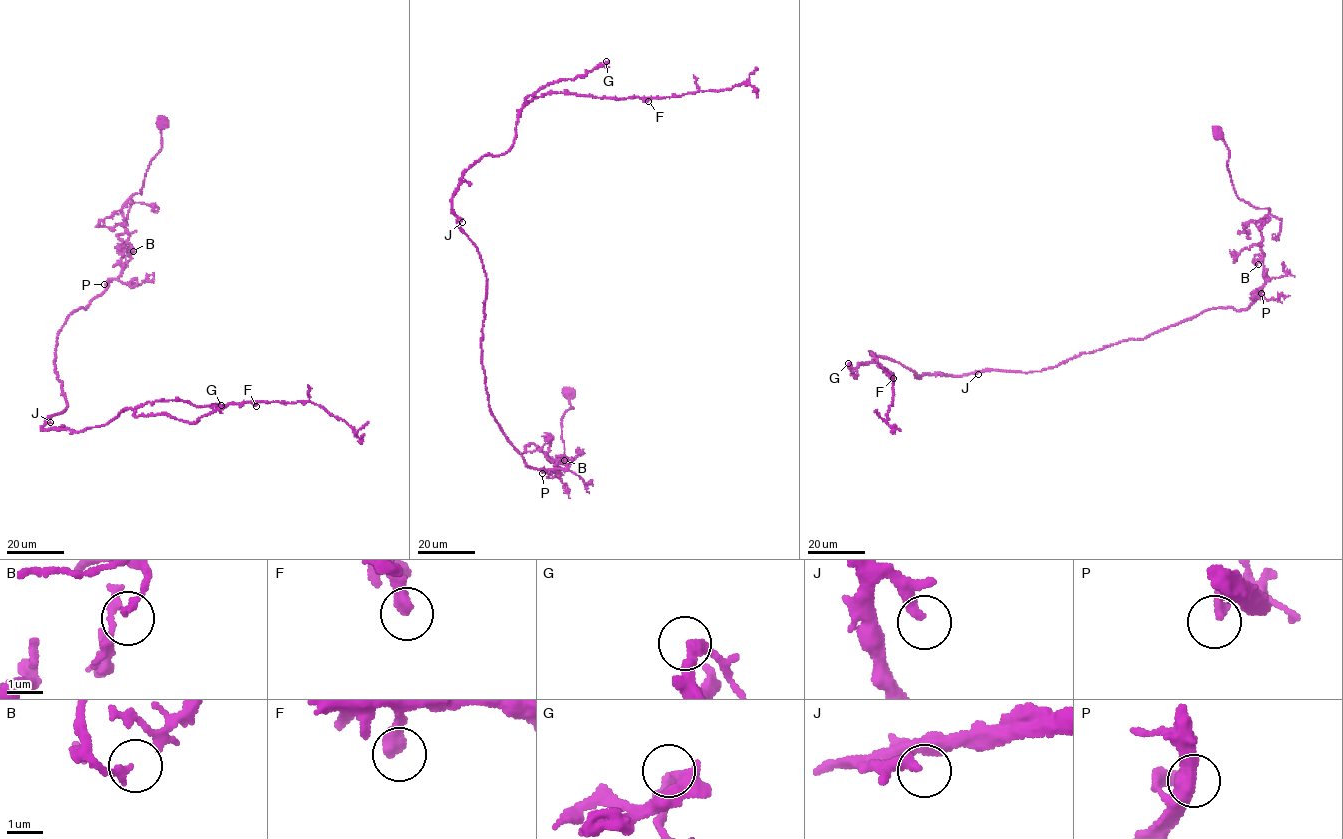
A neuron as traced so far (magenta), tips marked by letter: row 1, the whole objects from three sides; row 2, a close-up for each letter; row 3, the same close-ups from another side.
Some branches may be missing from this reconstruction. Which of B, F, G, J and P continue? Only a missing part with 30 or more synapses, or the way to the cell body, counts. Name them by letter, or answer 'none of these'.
G

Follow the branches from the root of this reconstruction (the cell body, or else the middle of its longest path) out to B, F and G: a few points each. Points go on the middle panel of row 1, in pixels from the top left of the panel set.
B: (568, 392), (573, 408), (561, 421), (564, 456), (548, 458), (556, 465), (564, 460)
F: (568, 392), (558, 472), (530, 468), (489, 405), (485, 271), (453, 194), (507, 153), (537, 97), (648, 101)
G: (568, 392), (558, 472), (530, 468), (489, 405), (485, 271), (452, 196), (507, 153), (528, 95), (606, 61)

